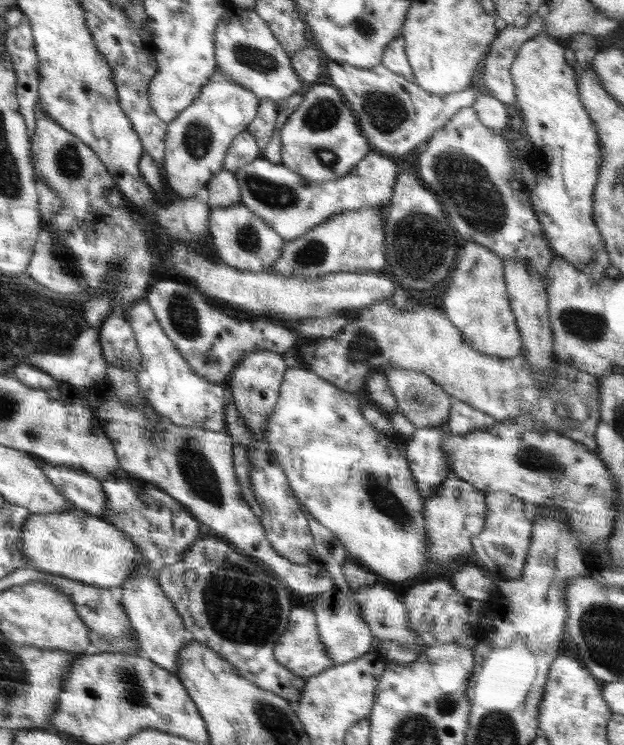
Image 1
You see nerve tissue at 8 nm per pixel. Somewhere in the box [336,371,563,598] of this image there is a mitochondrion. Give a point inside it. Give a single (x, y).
(382, 496)

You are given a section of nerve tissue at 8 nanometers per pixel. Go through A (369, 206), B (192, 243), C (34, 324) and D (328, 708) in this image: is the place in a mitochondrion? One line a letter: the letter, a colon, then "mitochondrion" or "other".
A: other
B: other
C: mitochondrion
D: mitochondrion

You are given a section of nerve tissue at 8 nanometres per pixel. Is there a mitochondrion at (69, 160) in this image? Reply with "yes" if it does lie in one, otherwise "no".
yes

